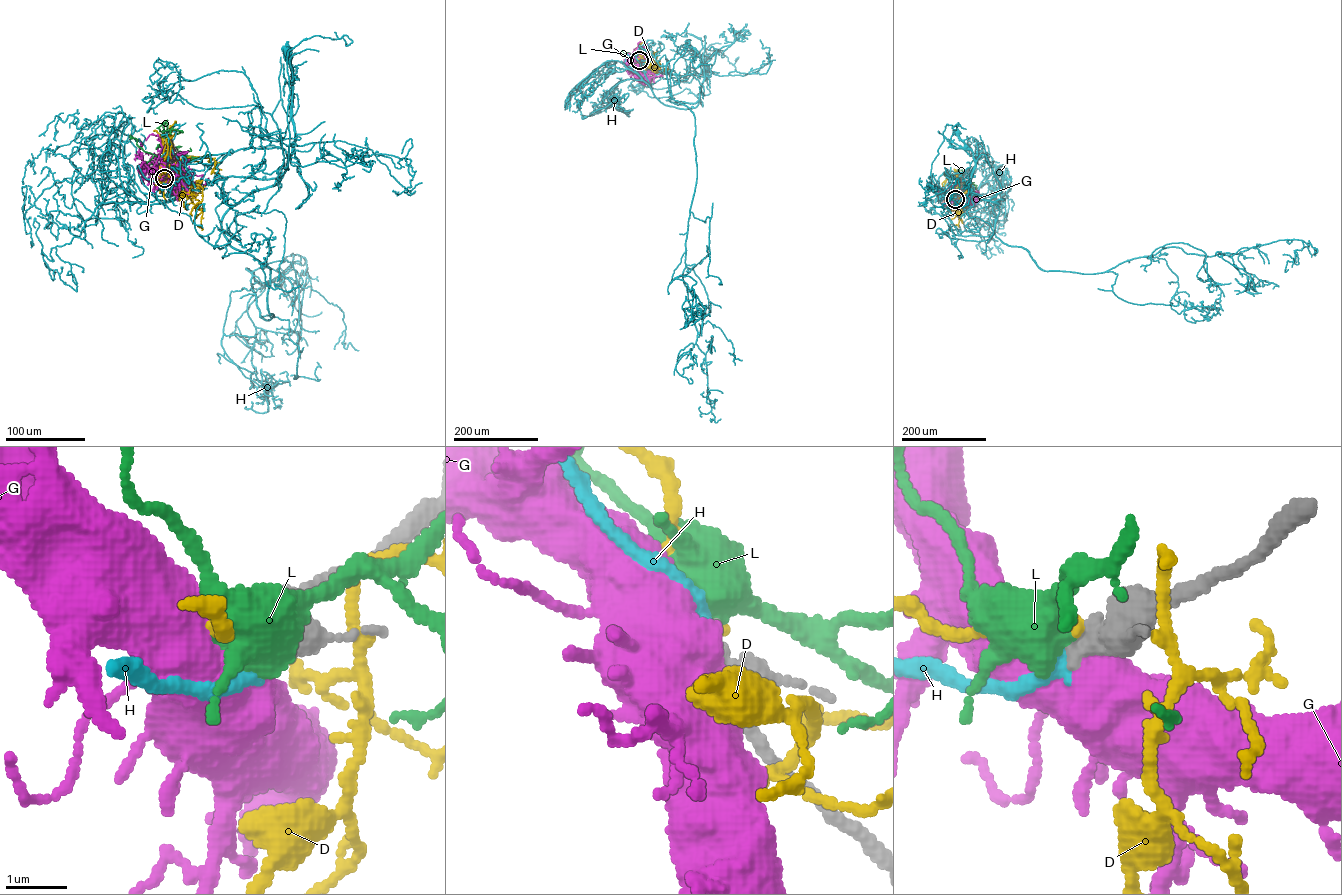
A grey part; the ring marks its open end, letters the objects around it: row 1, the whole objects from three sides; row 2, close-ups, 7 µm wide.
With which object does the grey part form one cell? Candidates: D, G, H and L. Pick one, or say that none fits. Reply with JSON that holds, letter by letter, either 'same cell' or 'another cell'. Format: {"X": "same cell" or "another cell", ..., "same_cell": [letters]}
{"D": "another cell", "G": "another cell", "H": "same cell", "L": "another cell", "same_cell": ["H"]}

